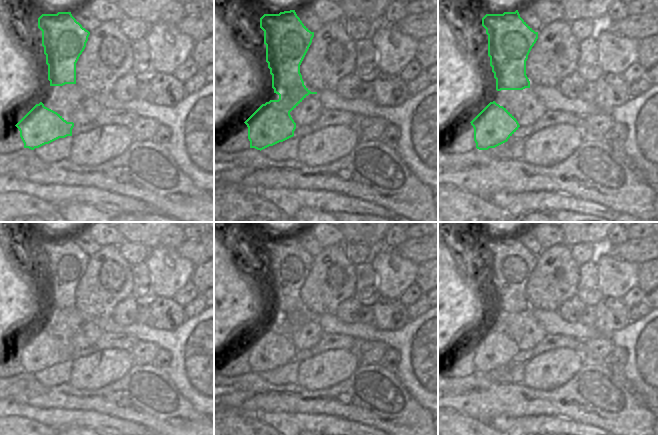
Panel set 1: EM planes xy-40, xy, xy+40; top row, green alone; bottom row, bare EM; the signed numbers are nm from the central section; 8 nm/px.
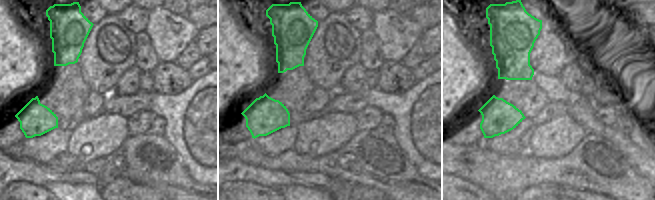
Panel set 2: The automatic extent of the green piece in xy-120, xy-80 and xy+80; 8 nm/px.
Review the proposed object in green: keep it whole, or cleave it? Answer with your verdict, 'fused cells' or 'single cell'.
fused cells

